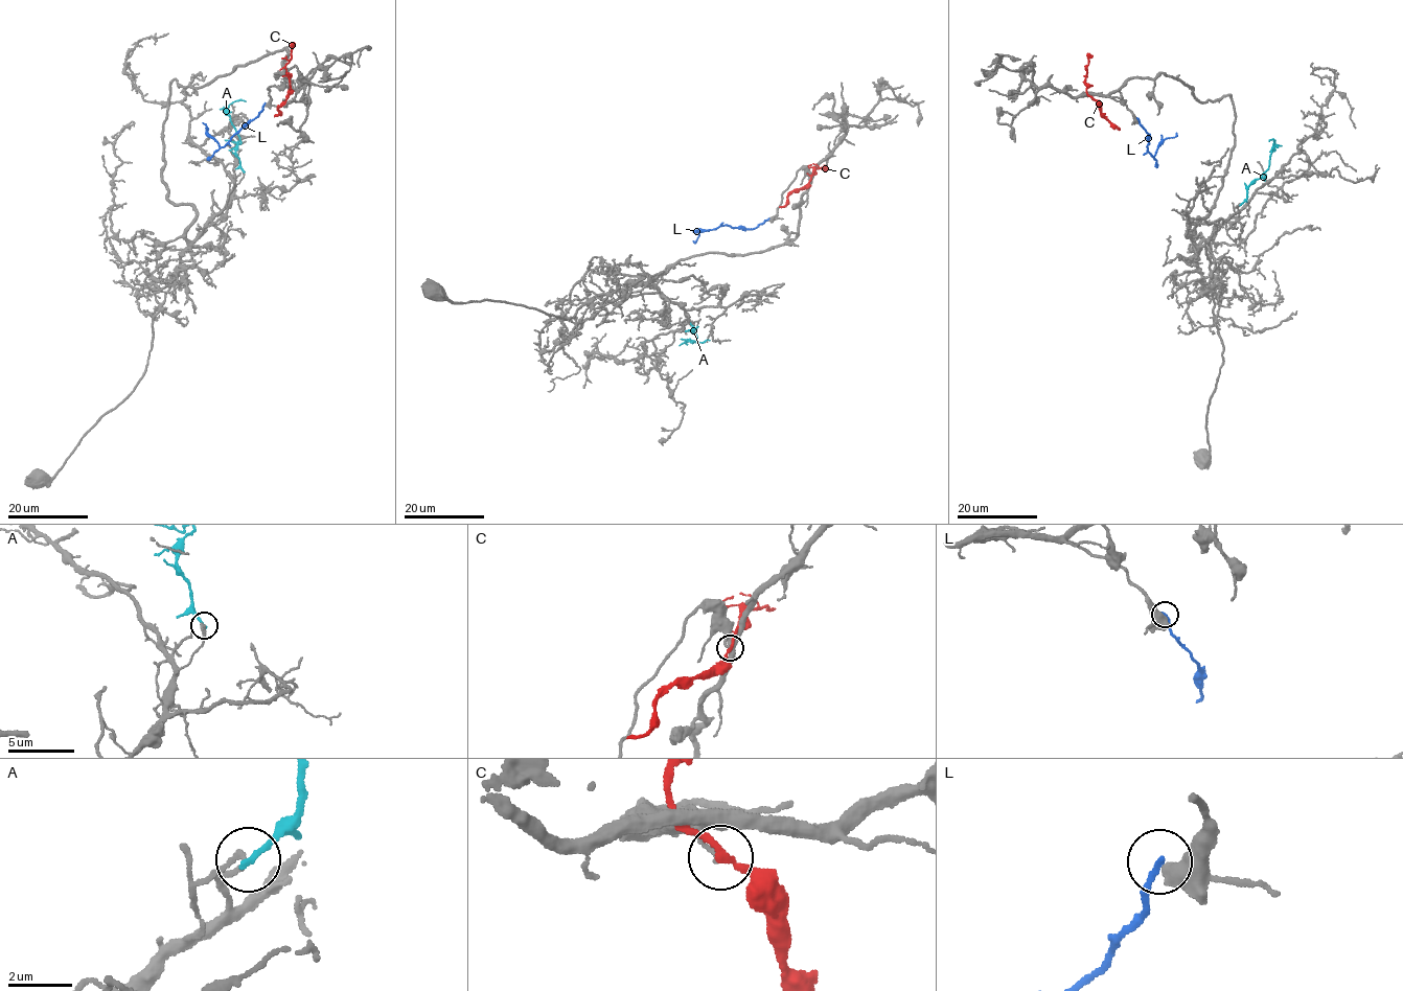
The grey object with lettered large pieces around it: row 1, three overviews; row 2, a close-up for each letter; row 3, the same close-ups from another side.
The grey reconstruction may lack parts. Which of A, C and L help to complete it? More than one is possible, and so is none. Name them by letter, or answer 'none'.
none

